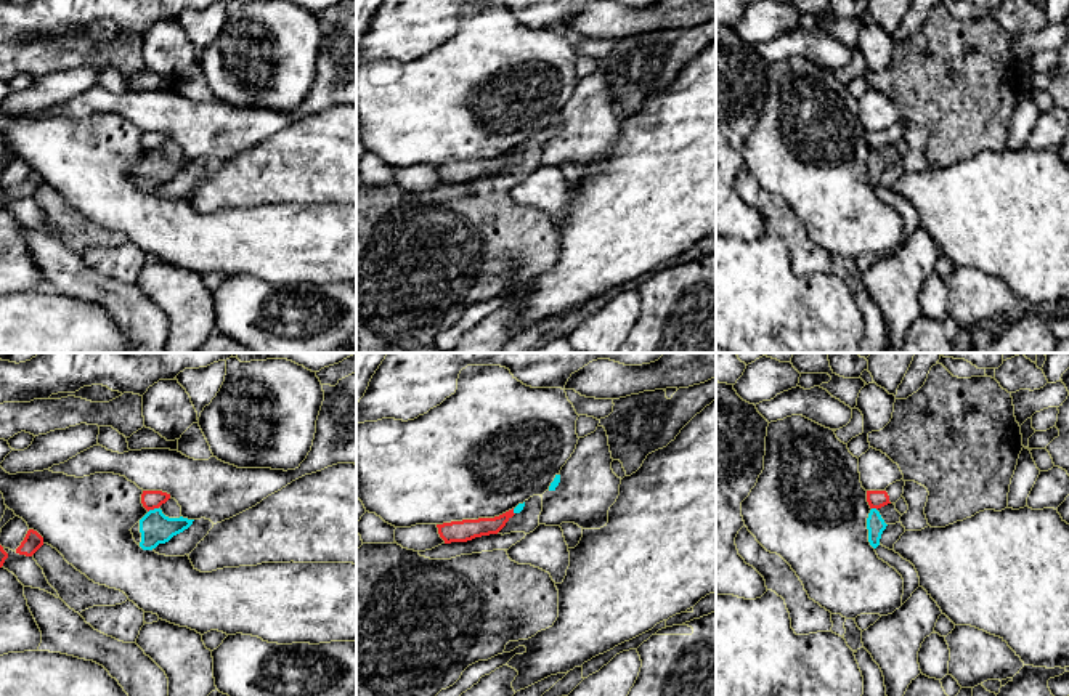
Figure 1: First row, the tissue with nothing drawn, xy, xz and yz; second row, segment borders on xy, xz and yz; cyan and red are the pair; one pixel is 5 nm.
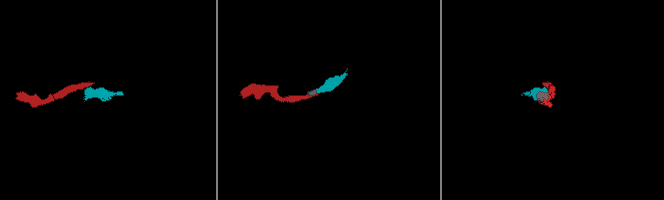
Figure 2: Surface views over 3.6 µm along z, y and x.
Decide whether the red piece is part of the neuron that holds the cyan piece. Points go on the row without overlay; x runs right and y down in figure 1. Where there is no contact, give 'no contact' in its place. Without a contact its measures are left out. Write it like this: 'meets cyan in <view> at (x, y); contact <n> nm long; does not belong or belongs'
meets cyan in xy at (154, 149); contact 60 nm long; does not belong

